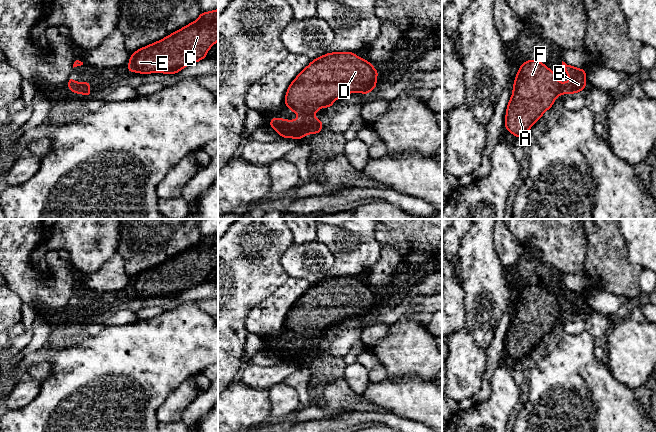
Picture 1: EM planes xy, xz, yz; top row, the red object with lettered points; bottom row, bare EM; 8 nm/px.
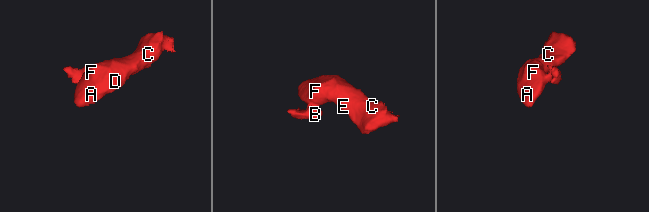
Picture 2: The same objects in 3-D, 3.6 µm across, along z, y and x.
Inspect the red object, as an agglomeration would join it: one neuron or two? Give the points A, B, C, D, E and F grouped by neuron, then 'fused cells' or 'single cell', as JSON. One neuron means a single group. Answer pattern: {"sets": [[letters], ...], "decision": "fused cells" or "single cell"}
{"sets": [["A", "B", "C", "D", "E", "F"]], "decision": "single cell"}

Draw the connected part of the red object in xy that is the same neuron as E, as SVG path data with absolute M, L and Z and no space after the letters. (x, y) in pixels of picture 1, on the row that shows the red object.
M218 9L200 13L198 19L166 36L160 41L138 49L130 56L128 73L149 74L161 72L176 74L184 67L206 58L208 50L218 41Z

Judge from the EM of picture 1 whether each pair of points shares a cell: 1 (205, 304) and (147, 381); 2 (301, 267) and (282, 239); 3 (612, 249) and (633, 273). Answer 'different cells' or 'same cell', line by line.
1: different cells
2: different cells
3: same cell

